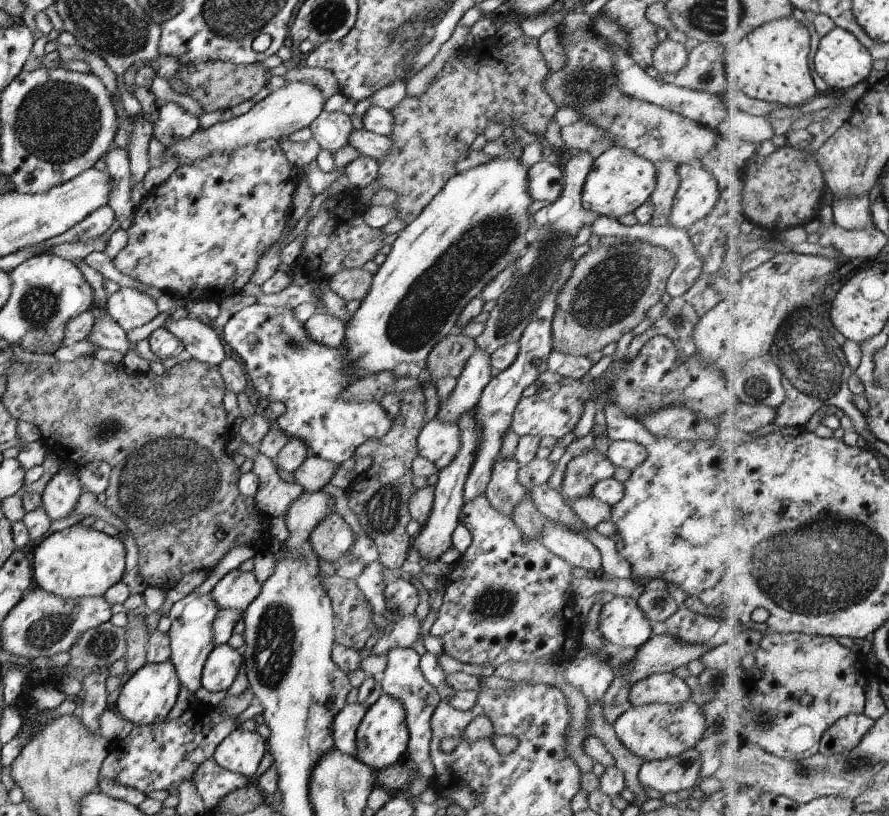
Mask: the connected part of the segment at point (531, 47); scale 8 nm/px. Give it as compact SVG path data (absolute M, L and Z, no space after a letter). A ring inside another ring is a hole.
M520 35L515 38L513 41L507 44L501 44L495 36L488 41L484 41L484 45L471 45L459 50L462 54L455 54L447 59L444 62L441 70L434 77L433 82L429 84L425 91L417 97L405 95L395 106L387 111L390 112L393 122L391 127L391 132L389 133L390 147L388 151L381 156L378 156L378 169L377 176L374 178L379 187L383 187L389 190L392 190L396 194L396 199L392 202L391 206L395 209L395 217L399 220L403 220L406 224L409 224L412 220L417 218L417 215L431 202L431 199L443 185L449 180L453 175L457 174L456 168L454 167L455 161L460 157L469 157L472 156L469 146L471 142L477 138L478 134L482 134L483 130L487 128L488 124L493 124L497 122L502 124L505 127L513 127L515 124L520 124L525 132L533 134L541 141L543 140L543 134L549 122L551 122L555 111L557 110L556 104L551 100L550 96L547 96L547 93L542 89L542 82L545 79L545 75L549 72L546 62L544 61L543 55L539 52L538 39L529 37L528 35Z

